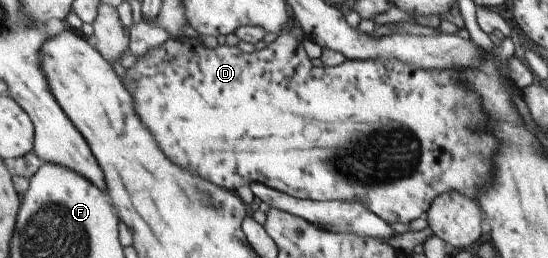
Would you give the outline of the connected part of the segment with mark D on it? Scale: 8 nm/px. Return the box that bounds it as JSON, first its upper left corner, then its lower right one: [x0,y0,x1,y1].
[120,32,494,223]

